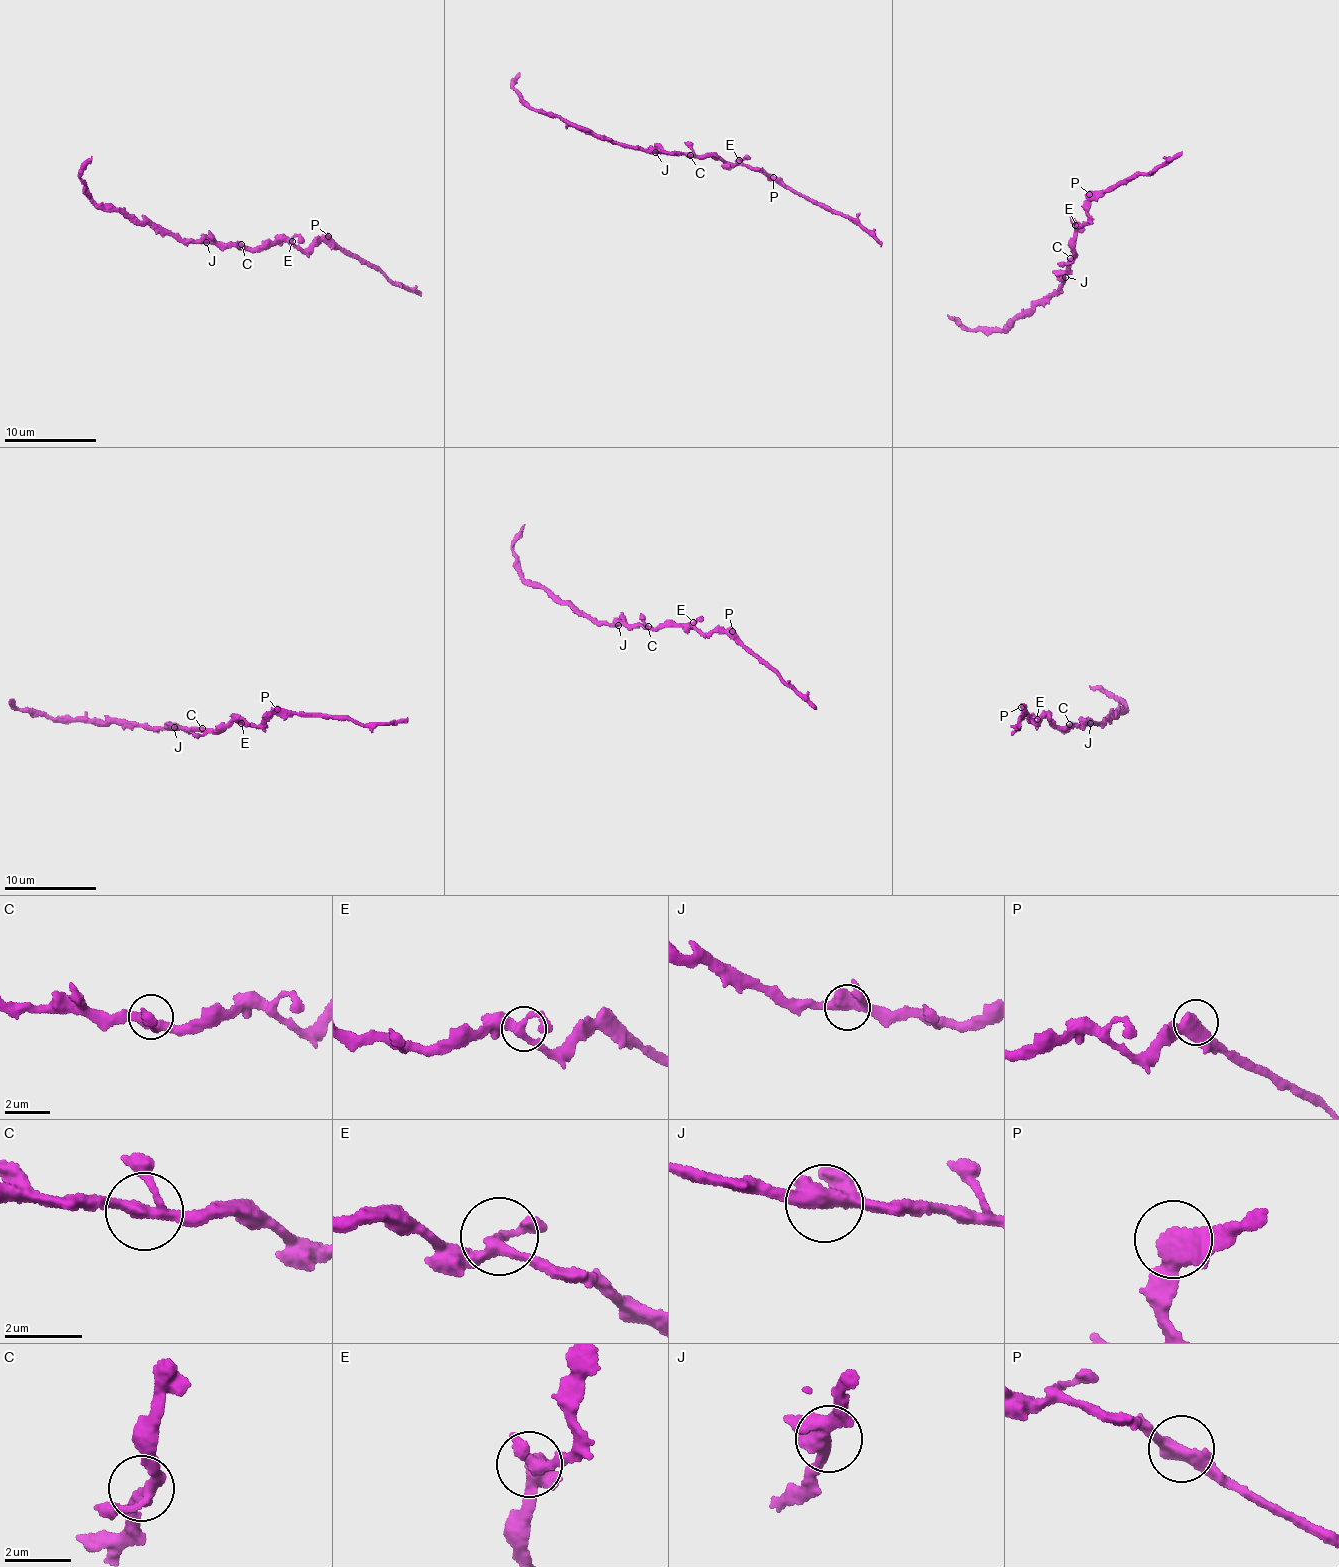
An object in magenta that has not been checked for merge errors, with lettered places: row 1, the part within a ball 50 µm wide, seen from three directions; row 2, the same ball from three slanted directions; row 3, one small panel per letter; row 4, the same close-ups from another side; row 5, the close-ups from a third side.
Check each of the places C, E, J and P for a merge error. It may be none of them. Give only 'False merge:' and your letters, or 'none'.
False merge: none

